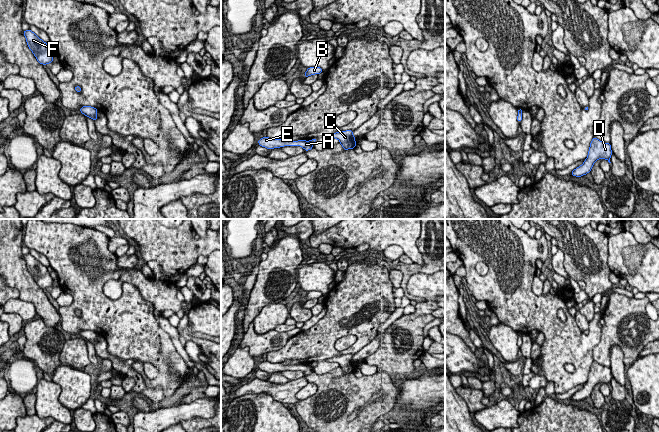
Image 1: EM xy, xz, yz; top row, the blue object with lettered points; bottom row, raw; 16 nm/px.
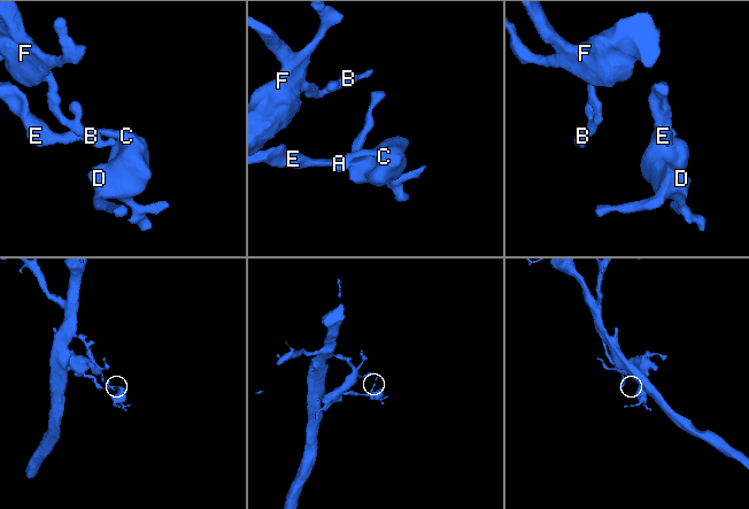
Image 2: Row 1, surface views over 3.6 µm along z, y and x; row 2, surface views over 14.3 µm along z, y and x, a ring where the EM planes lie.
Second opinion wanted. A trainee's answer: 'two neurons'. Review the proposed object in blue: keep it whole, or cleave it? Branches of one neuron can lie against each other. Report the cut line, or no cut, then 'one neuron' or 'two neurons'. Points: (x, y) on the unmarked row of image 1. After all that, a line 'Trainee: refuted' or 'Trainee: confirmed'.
no cut | one neuron
Trainee: refuted

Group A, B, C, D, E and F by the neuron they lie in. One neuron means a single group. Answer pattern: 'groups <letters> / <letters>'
groups A B C D E F

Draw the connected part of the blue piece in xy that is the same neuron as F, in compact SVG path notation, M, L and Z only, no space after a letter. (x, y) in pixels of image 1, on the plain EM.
M30 253L23 255L23 258L26 261L26 266L29 273L32 275L40 288L46 289L48 287L53 287L54 280L46 266L40 263Z

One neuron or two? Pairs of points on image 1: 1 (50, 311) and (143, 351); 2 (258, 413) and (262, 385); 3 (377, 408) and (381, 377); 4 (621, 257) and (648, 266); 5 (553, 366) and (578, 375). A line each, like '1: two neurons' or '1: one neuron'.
1: two neurons
2: two neurons
3: one neuron
4: one neuron
5: one neuron

